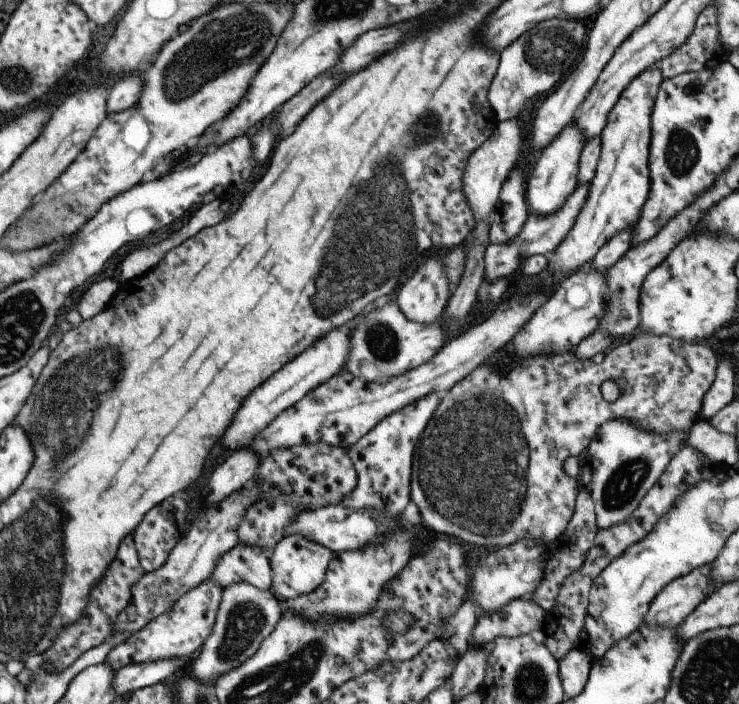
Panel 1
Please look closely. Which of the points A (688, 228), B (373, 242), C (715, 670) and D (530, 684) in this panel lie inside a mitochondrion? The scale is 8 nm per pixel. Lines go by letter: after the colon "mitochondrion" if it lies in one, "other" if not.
A: other
B: mitochondrion
C: mitochondrion
D: mitochondrion

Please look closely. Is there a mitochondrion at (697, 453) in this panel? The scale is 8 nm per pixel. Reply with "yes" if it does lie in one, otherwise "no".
no

